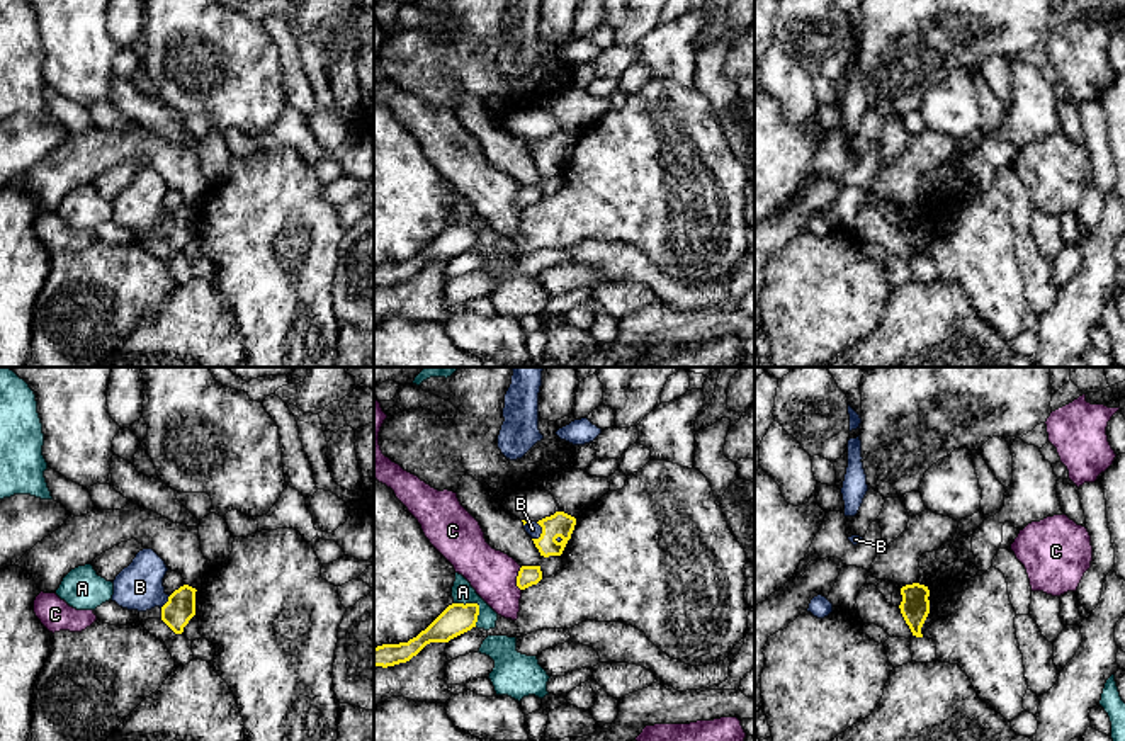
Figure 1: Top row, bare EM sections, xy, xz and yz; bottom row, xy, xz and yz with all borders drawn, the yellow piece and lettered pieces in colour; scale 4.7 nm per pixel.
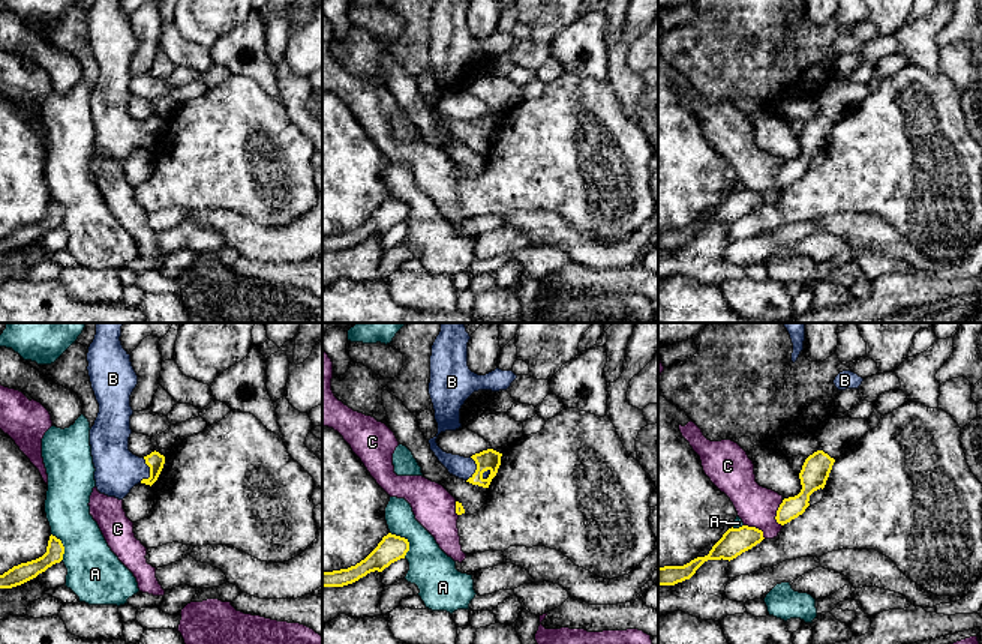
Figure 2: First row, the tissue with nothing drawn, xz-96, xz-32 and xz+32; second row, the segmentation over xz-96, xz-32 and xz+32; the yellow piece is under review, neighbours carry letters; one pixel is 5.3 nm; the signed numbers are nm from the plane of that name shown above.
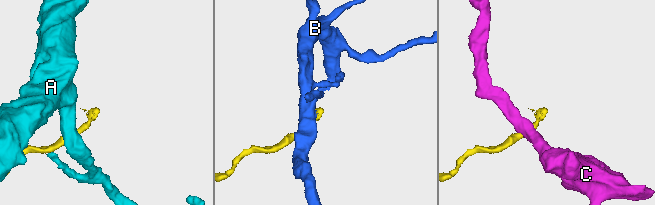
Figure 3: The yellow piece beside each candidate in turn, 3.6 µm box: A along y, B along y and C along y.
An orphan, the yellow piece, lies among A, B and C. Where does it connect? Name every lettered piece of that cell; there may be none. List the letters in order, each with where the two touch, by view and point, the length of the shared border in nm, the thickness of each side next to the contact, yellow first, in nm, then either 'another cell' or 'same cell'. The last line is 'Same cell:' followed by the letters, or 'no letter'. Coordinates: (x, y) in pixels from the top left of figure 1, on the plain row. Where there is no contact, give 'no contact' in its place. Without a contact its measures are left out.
A: xz (476, 223) | 160 nm | 150/100 nm | another cell
B: xz (542, 152) | 90 nm | 120/70 nm | same cell
C: xz (517, 197) | 120 nm | 100/220 nm | another cell
Same cell: B

